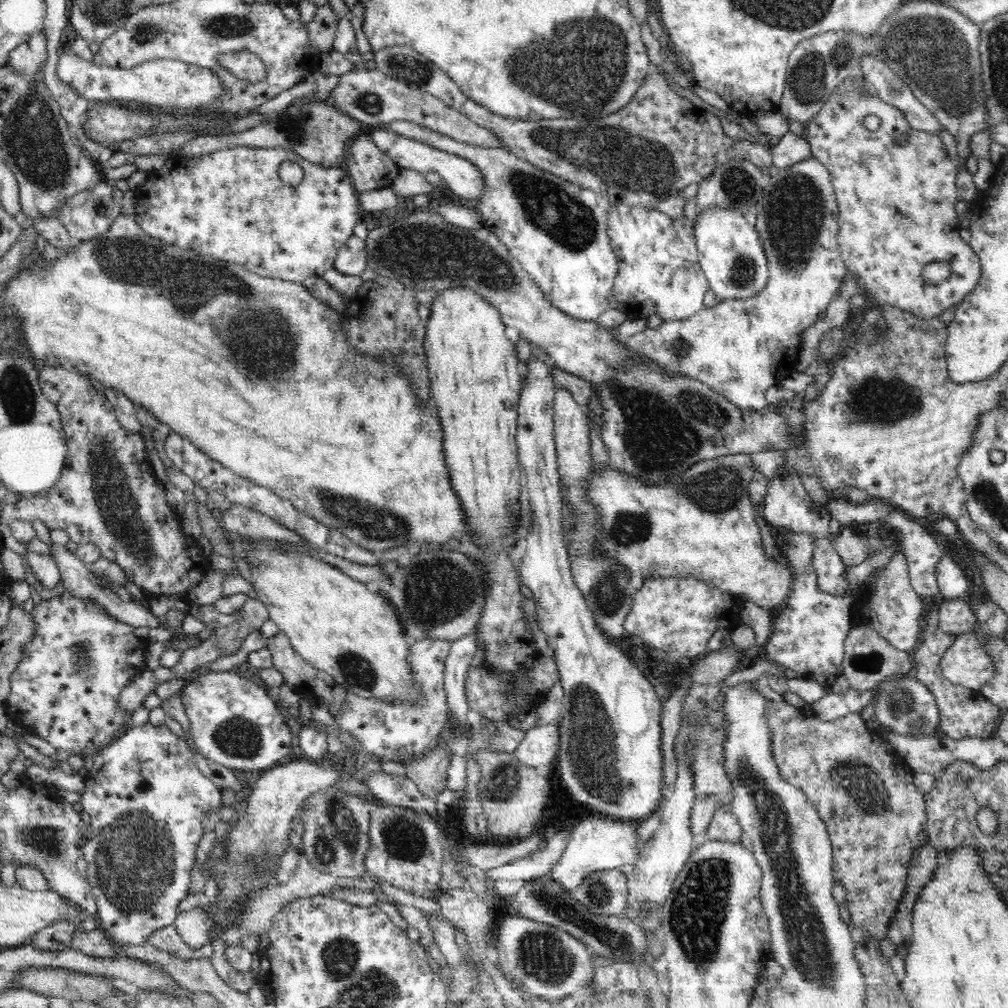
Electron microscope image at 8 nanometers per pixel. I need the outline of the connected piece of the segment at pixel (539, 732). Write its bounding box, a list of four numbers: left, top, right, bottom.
[515,726,559,777]

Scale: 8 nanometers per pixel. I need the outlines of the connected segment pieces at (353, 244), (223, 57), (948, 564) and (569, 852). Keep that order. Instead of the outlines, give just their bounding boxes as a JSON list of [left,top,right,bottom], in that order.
[[333,234,368,276],[217,52,267,84],[936,553,970,599],[551,814,640,892]]

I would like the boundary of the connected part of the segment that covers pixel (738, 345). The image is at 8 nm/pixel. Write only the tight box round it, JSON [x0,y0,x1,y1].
[622,157,847,412]

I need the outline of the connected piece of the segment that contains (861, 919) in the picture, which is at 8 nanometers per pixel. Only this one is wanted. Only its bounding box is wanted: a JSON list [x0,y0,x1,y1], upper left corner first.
[765,700,929,940]

